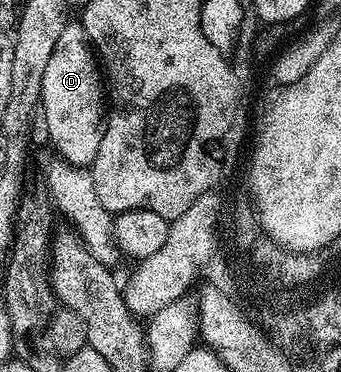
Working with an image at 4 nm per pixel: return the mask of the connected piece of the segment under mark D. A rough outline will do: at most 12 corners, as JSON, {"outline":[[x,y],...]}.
{"outline":[[81,24],[44,68],[45,137],[89,167],[107,113],[104,78]]}

